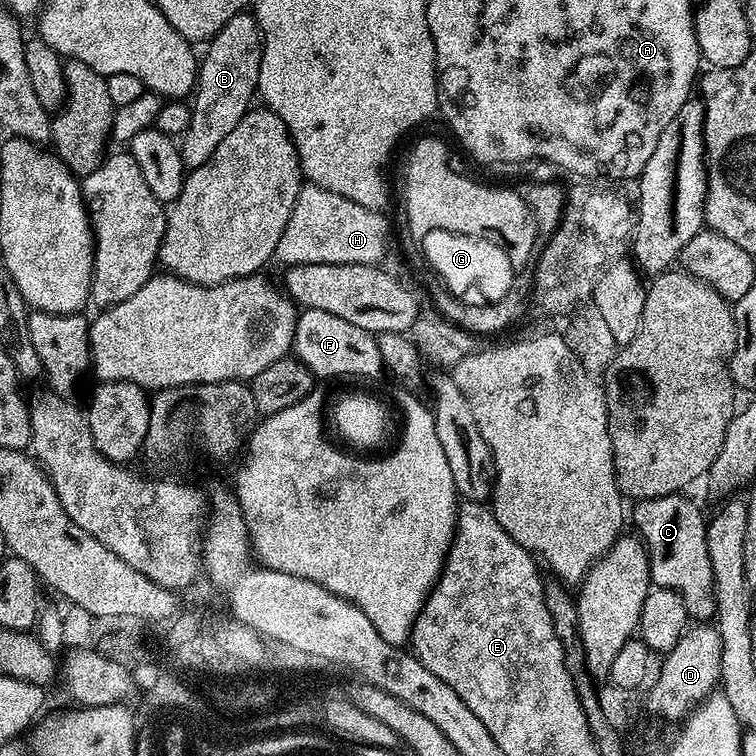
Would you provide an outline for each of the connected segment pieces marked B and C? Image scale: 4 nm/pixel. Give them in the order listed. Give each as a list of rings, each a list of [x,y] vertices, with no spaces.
[[[251,11],[239,12],[218,34],[207,41],[208,53],[198,64],[198,79],[190,100],[190,126],[179,137],[180,153],[185,169],[202,166],[218,150],[218,142],[238,126],[238,122],[253,107],[258,92],[258,74],[262,62],[264,40]]]
[[[688,494],[637,500],[634,507],[630,520],[636,523],[635,535],[648,551],[651,583],[678,593],[682,602],[686,602],[686,610],[693,621],[711,621],[716,614],[716,595],[710,550],[706,546],[708,525],[705,513],[700,513],[699,506]]]

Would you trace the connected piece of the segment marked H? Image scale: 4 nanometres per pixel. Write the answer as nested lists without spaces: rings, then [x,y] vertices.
[[[307,183],[301,187],[290,222],[286,224],[282,237],[278,240],[278,246],[275,247],[275,259],[287,267],[306,264],[379,265],[388,242],[388,222],[383,216],[384,214],[377,209],[359,206],[348,198],[334,194],[333,191]]]

